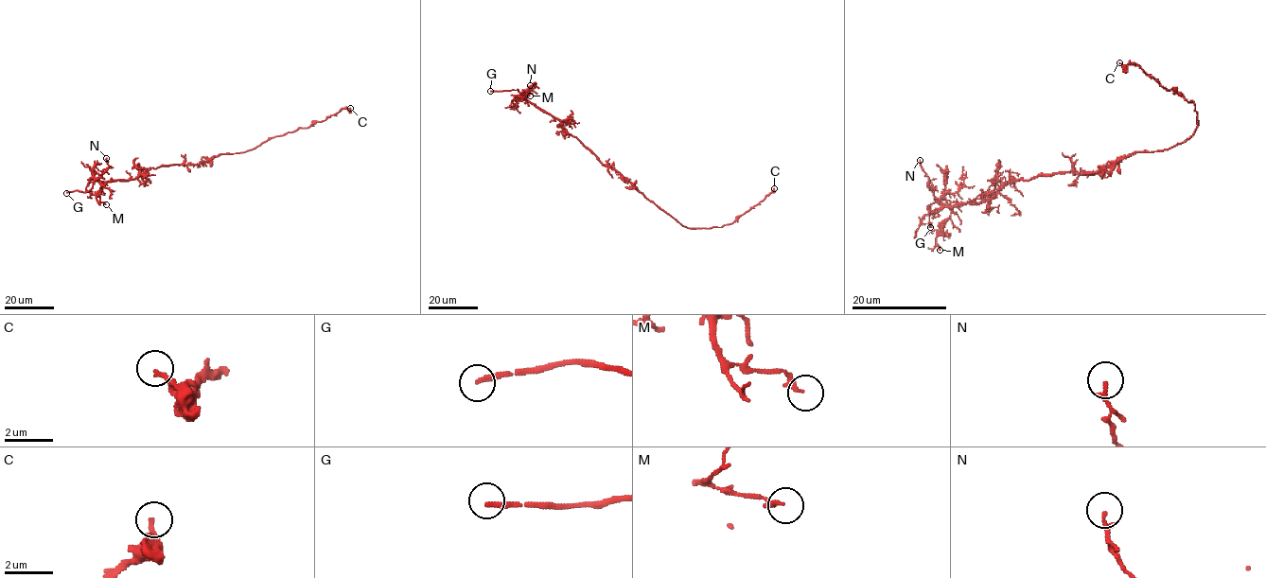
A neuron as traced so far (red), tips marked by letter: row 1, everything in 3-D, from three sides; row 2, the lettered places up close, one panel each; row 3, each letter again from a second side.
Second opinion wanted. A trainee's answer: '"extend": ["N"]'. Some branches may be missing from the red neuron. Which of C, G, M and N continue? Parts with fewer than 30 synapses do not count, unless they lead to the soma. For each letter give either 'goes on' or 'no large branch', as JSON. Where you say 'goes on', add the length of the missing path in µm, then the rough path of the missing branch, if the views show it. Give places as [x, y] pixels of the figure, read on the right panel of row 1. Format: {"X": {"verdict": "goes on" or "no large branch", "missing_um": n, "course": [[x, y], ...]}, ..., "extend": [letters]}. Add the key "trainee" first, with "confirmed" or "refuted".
{"trainee": "refuted", "C": {"verdict": "no large branch"}, "G": {"verdict": "goes on", "missing_um": 60, "course": [[930, 227], [928, 231], [940, 235], [956, 246], [980, 253], [1001, 280], [1005, 279], [1005, 270], [1007, 274]]}, "M": {"verdict": "no large branch"}, "N": {"verdict": "no large branch"}, "extend": ["G"]}

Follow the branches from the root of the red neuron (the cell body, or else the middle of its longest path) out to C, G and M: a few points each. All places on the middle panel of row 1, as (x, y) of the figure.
C: (630, 183), (647, 199), (690, 228), (722, 227), (732, 223), (774, 188)
G: (630, 183), (606, 166), (575, 137), (569, 134), (557, 119), (528, 102), (518, 90), (490, 91)
M: (630, 183), (606, 166), (575, 137), (569, 134), (557, 119), (527, 101), (520, 94), (530, 96)

